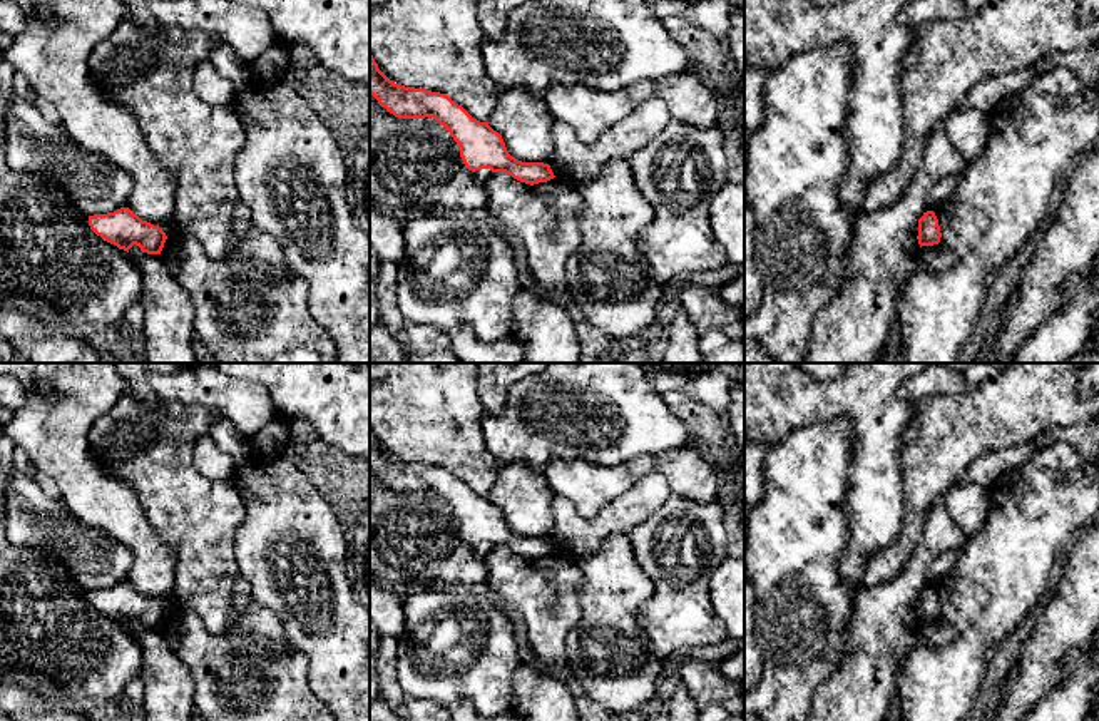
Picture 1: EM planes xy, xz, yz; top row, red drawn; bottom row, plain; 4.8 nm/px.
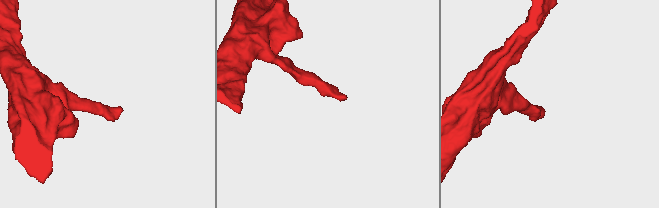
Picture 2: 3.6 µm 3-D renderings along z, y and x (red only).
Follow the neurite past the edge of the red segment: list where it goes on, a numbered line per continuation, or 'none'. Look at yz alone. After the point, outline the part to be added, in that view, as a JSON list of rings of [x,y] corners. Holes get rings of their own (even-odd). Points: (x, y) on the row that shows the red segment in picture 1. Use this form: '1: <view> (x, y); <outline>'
none

